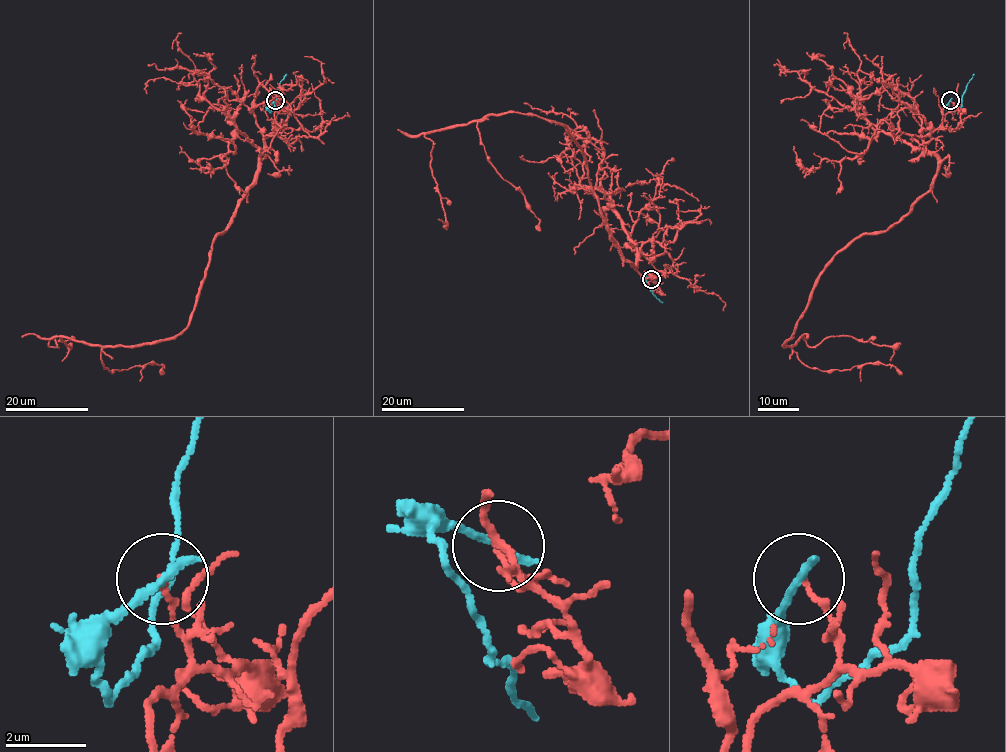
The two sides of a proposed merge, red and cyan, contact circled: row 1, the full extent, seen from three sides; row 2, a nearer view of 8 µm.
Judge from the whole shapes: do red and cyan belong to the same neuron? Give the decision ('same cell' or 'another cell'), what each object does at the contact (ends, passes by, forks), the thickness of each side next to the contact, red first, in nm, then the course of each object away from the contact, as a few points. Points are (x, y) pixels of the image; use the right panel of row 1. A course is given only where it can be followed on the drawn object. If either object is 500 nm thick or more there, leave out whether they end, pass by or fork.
another cell; red ends there; cyan ends there; 150 nm thick on the red side, 260 nm on the other; red runs (950, 100), (923, 138), (934, 185), (835, 256), (783, 346), (846, 335), (889, 346), (890, 361); cyan runs (950, 100), (948, 110), (952, 113), (961, 106), (967, 84), (974, 74)

